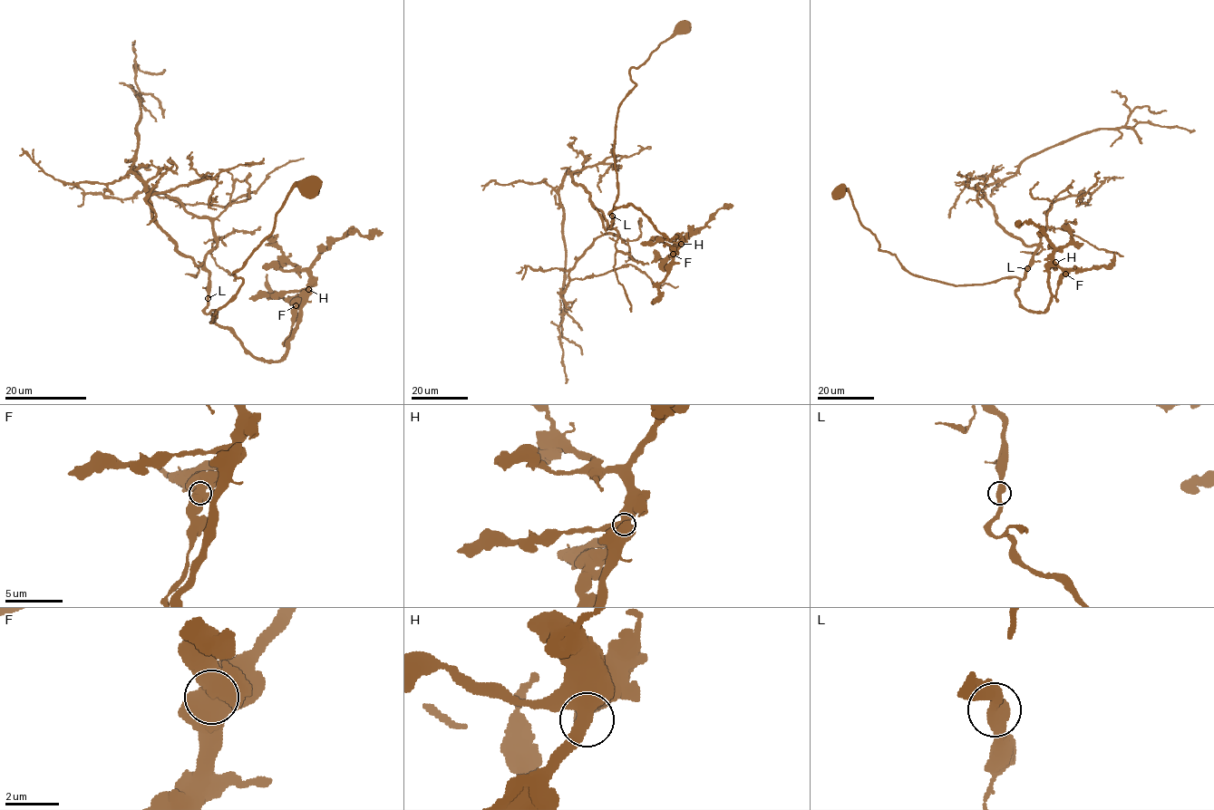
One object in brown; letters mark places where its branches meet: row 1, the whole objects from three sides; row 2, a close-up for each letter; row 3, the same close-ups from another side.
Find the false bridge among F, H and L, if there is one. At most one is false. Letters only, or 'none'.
none

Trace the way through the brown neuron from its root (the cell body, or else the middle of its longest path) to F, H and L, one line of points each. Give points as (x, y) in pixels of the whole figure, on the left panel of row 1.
F: (311, 187), (292, 189), (210, 323), (214, 310), (256, 358), (277, 361), (307, 293), (296, 305)
H: (311, 187), (292, 189), (210, 323), (214, 310), (256, 358), (277, 361), (308, 289)
L: (311, 187), (292, 189), (210, 323), (208, 298)

